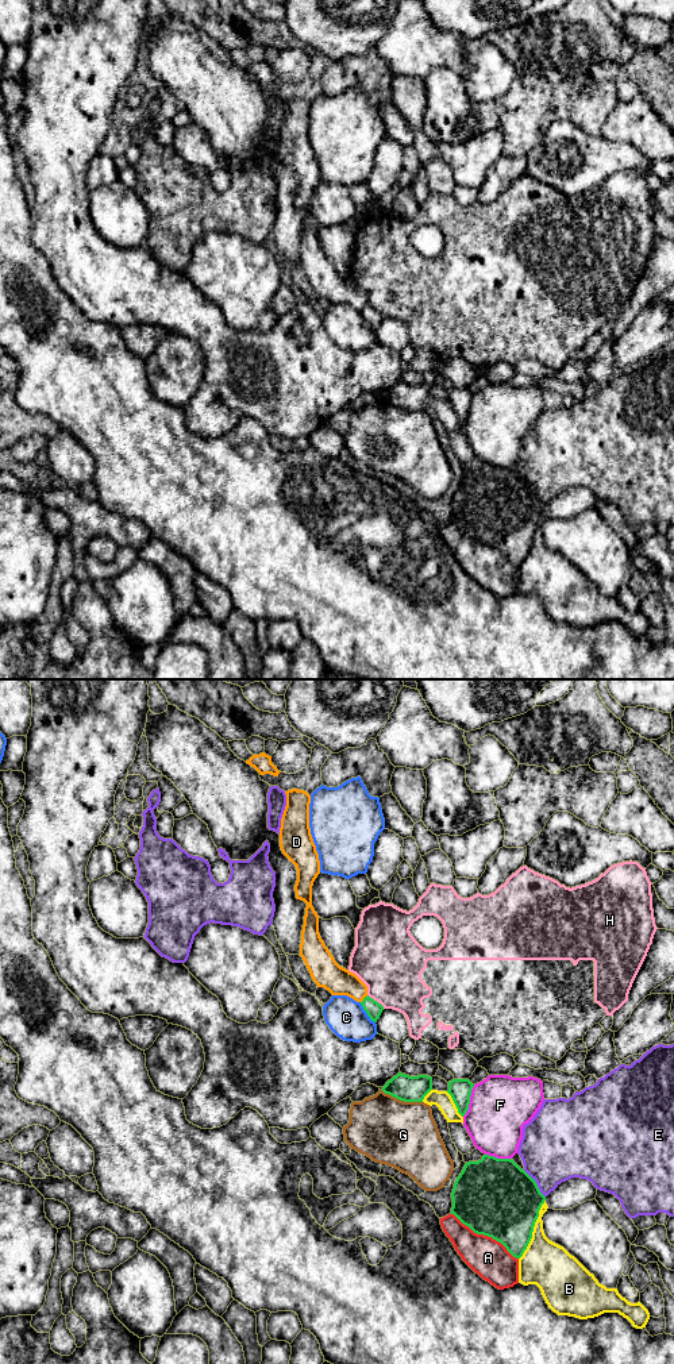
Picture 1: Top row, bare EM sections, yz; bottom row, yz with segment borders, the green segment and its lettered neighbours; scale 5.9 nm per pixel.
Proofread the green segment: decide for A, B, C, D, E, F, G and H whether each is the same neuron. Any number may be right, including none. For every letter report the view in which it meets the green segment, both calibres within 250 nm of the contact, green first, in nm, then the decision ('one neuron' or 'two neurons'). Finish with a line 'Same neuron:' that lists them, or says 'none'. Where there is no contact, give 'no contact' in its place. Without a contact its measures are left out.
A: meets green in yz; 460 nm thick on the green side, 220 nm on the other; two neurons
B: meets green in yz; 460 nm thick on the green side, 280 nm on the other; two neurons
C: meets green in yz; 90 nm thick on the green side, 220 nm on the other; two neurons
D: meets green in yz; 90 nm thick on the green side, 170 nm on the other; two neurons
E: meets green in yz; 460 nm thick on the green side, 420 nm on the other; two neurons
F: meets green in yz; 130 nm thick on the green side, 360 nm on the other; two neurons
G: meets green in yz; 160 nm thick on the green side, 400 nm on the other; two neurons
H: meets green in yz; 90 nm thick on the green side, 400 nm on the other; two neurons
Same neuron: none

